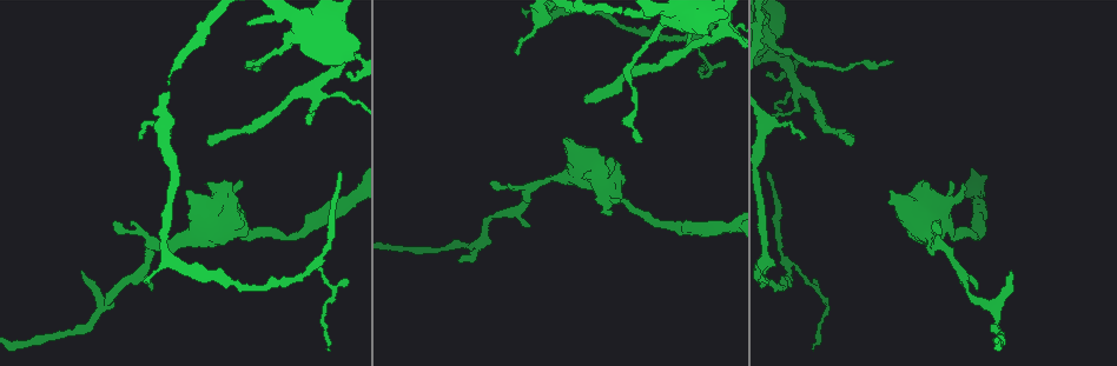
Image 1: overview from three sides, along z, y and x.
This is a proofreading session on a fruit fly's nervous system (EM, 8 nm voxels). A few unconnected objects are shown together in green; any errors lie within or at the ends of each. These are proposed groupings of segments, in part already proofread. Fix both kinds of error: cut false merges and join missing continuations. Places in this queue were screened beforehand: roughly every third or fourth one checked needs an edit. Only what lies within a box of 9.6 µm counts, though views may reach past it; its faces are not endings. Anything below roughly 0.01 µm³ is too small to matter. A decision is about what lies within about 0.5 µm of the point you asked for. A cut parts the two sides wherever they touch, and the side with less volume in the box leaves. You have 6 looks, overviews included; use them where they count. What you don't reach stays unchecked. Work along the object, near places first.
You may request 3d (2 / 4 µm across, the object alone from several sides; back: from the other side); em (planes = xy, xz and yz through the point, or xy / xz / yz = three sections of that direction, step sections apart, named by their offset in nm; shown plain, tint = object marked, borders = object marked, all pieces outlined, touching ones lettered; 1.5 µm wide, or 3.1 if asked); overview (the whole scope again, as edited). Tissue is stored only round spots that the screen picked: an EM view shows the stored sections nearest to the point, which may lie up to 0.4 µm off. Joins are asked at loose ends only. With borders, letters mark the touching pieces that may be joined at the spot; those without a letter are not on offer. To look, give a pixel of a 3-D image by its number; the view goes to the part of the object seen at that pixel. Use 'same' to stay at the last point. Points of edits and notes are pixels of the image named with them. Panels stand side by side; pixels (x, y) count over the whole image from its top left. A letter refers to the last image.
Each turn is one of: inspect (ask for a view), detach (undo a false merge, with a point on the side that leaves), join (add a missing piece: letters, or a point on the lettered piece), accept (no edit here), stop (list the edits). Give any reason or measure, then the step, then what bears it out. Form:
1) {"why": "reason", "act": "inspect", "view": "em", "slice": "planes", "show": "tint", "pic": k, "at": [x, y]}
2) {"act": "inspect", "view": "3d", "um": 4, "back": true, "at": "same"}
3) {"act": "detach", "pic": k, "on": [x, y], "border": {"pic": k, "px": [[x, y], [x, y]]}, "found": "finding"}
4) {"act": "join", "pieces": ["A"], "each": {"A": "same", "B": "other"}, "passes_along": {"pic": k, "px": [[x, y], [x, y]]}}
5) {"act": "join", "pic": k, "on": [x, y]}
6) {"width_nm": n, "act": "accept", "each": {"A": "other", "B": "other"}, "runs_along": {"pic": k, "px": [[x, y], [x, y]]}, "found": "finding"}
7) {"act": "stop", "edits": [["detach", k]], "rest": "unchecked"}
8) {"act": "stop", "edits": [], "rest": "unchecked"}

{"why": "branch stops here", "act": "inspect", "view": "em", "slice": "planes", "show": "borders", "pic": 1, "at": [82, 272]}

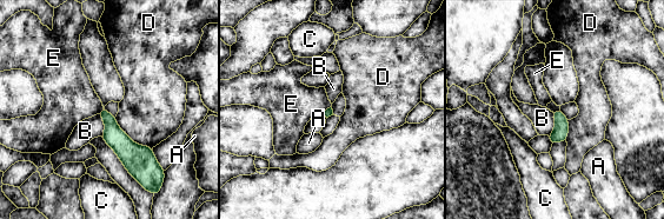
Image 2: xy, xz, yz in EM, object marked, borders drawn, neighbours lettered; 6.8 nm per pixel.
{"longest_contact_nm": ["D", 340], "act": "accept", "each": {"A": "other", "B": "other", "C": "other", "D": "other", "E": "other"}, "border": {"pic": 2, "px": [[552, 112], [553, 130], [548, 135]]}, "found": "no lettered piece goes on from it"}

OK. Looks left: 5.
{"why": "tapers out", "act": "inspect", "view": "3d", "um": 2, "pic": 1, "at": [641, 140]}

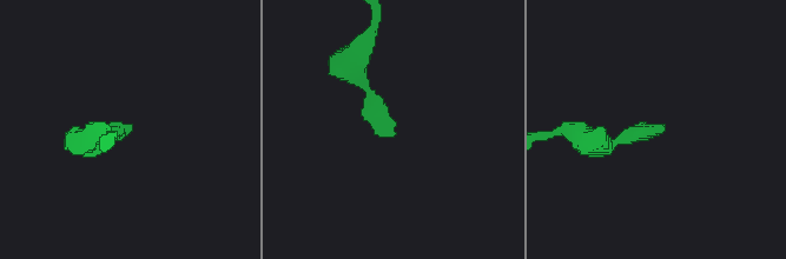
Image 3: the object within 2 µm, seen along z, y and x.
{"why": "need the tissue", "act": "inspect", "view": "em", "slice": "xz", "step": 4, "show": "borders", "pic": 3, "at": [126, 130]}

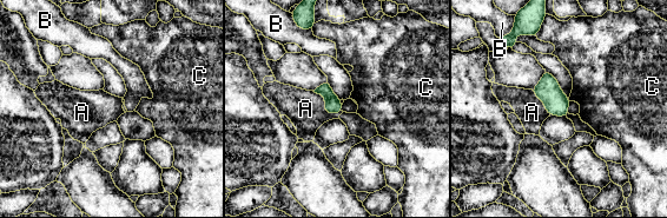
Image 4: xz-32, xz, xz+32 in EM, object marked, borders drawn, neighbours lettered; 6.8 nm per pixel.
{"act": "inspect", "view": "em", "slice": "planes", "show": "borders", "at": "same"}

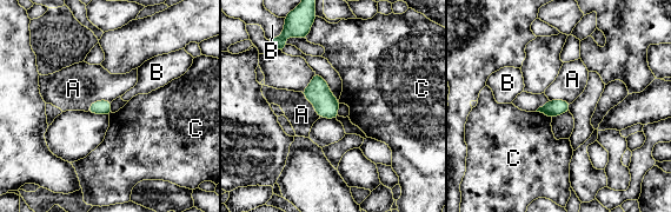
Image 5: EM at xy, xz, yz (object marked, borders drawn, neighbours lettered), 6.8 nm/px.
{"longest_contact_nm": ["A", 190], "act": "accept", "each": {"A": "other", "B": "other", "C": "other"}, "found": "none of them fits"}

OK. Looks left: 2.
{"act": "stop", "edits": [], "rest": "unchecked"}

